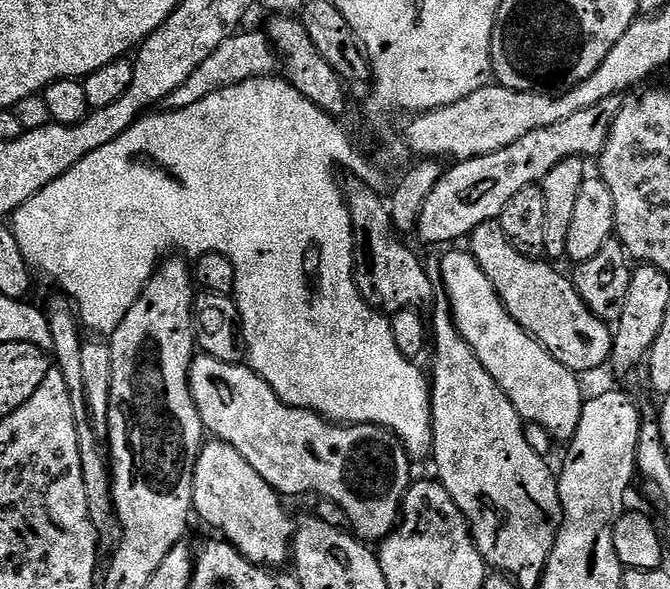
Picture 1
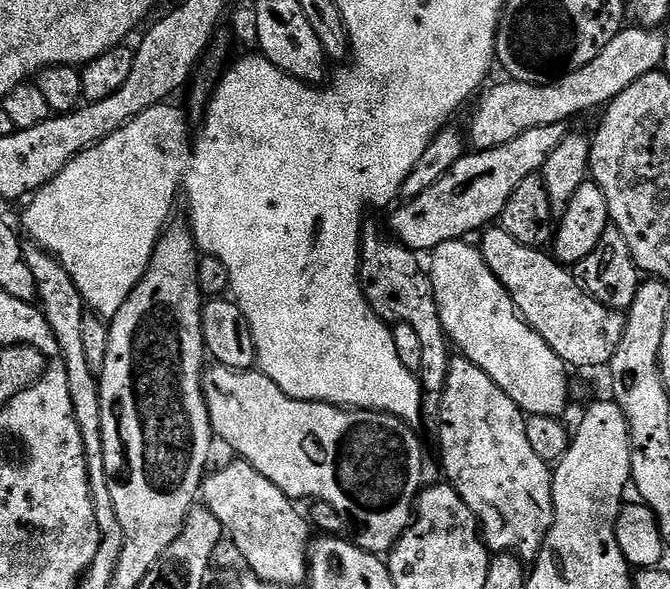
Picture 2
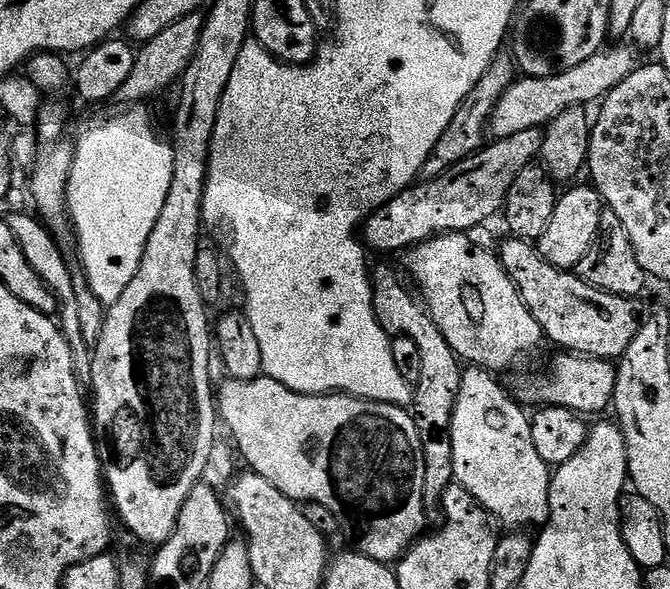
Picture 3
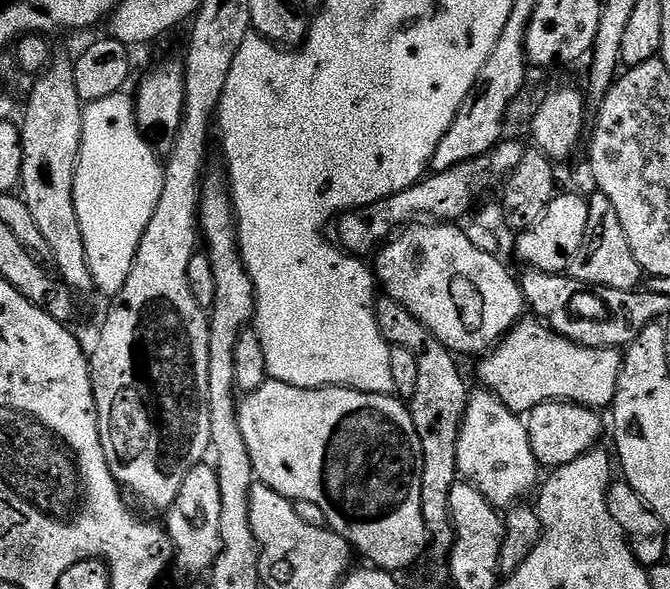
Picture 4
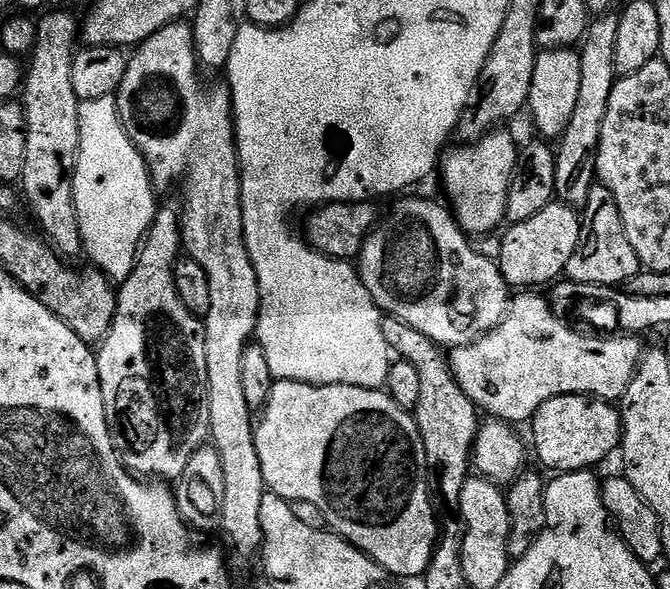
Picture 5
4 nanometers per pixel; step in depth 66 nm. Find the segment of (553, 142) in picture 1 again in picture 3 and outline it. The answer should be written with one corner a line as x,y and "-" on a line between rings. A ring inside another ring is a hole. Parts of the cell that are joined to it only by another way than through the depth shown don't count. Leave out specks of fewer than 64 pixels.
539,128
510,134
510,138
493,139
479,152
458,162
449,172
442,173
437,180
420,182
411,190
398,193
364,221
363,243
371,251
373,248
376,252
403,253
433,236
450,232
471,233
471,228
486,223
495,212
497,215
503,209
510,186
514,186
514,178
518,178
518,174
539,157
541,139

